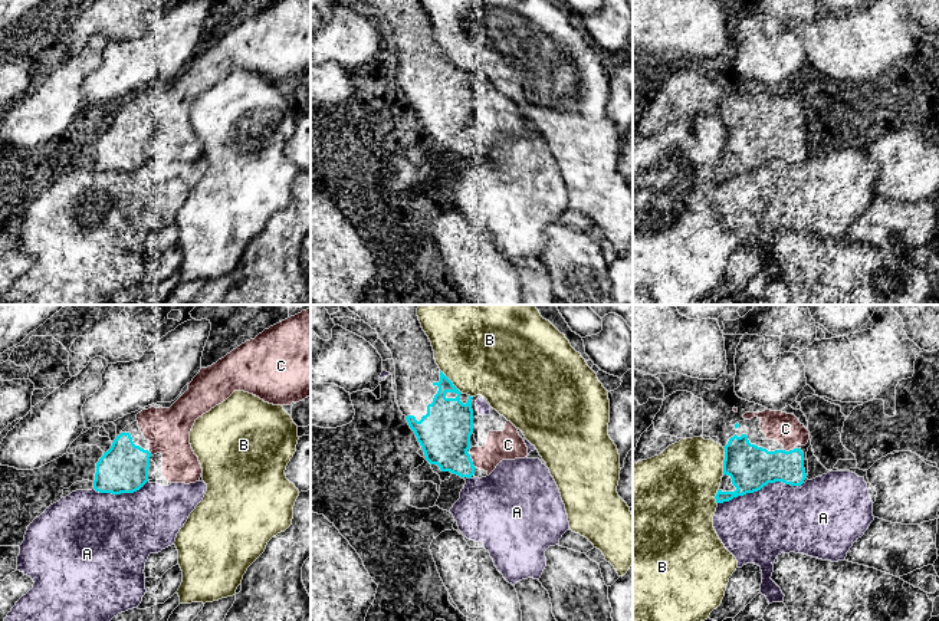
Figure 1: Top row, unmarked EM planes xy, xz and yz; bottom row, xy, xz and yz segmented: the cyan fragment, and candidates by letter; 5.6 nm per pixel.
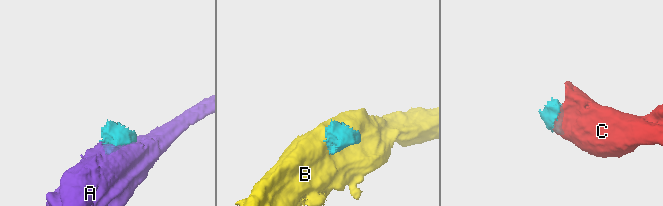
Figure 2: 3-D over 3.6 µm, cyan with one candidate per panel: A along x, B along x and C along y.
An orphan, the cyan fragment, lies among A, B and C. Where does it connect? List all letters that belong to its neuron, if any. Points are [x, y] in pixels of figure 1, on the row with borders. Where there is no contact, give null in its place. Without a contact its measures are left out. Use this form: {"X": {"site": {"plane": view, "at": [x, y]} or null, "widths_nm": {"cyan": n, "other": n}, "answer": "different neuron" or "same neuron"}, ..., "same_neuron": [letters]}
{"A": {"site": {"plane": "yz", "at": [759, 489]}, "widths_nm": {"cyan": 260, "other": 400}, "answer": "different neuron"}, "B": {"site": {"plane": "yz", "at": [724, 462]}, "widths_nm": {"cyan": 260, "other": 400}, "answer": "different neuron"}, "C": {"site": {"plane": "xz", "at": [472, 462]}, "widths_nm": {"cyan": 300, "other": 170}, "answer": "same neuron"}, "same_neuron": ["C"]}

